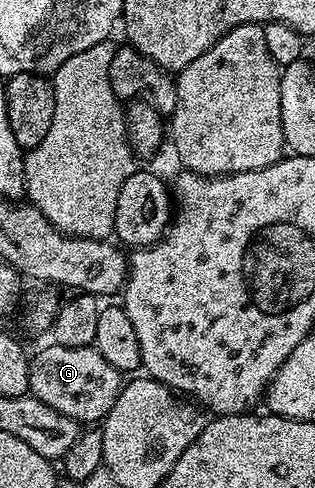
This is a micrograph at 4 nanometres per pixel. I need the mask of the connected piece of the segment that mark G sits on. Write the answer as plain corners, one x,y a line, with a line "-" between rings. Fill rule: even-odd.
48,343
45,349
40,349
30,357
30,383
28,393
38,398
46,407
54,407
54,411
62,411
70,419
81,423
100,423
118,399
122,386
122,375
102,355
98,355
95,347
83,345
82,347
66,347
55,343

